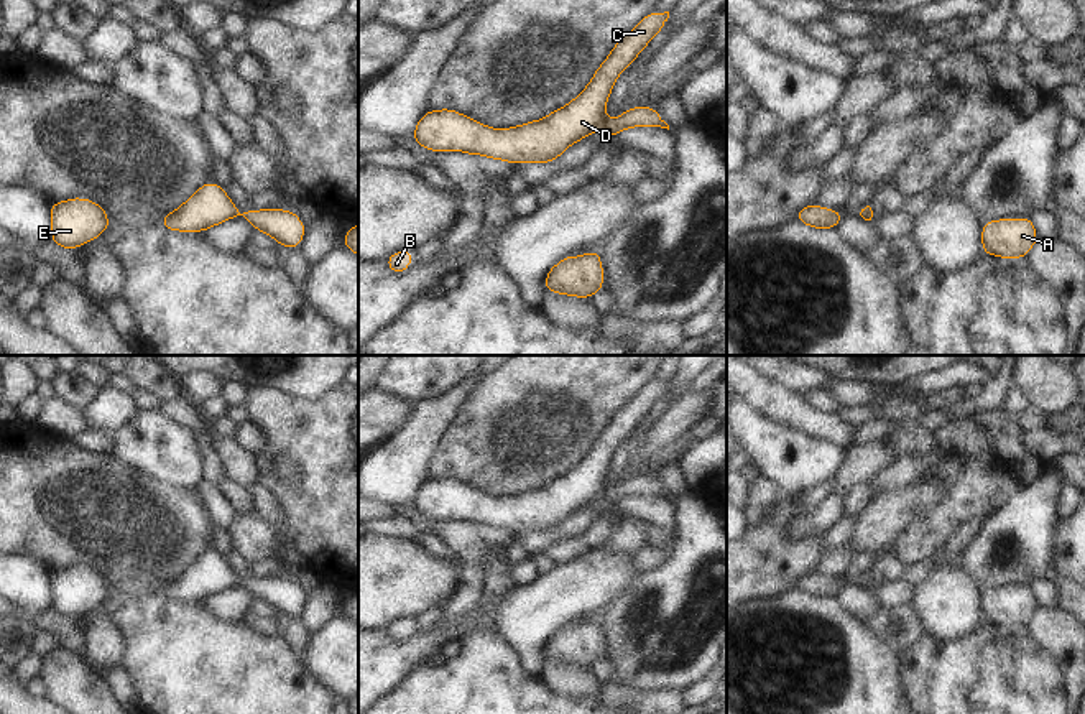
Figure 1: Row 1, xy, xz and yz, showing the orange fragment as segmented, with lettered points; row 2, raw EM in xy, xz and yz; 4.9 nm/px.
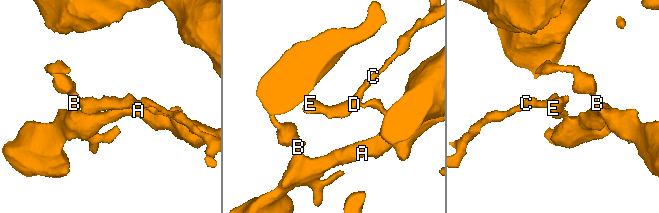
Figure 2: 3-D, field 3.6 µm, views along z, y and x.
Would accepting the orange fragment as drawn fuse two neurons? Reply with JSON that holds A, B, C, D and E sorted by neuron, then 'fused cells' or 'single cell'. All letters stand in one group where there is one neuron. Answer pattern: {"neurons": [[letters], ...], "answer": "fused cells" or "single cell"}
{"neurons": [["A", "B", "C", "D", "E"]], "answer": "single cell"}

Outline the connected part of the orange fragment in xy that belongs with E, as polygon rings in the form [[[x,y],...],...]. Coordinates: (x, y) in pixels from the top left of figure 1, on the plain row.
[[[72,566],[51,571],[51,609],[74,619],[110,597],[108,582],[94,569]]]

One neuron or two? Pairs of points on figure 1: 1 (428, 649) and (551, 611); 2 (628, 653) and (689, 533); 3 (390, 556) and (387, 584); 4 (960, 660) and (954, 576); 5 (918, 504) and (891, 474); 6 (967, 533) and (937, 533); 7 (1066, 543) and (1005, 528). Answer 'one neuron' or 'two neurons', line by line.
1: one neuron
2: one neuron
3: one neuron
4: two neurons
5: two neurons
6: two neurons
7: two neurons

